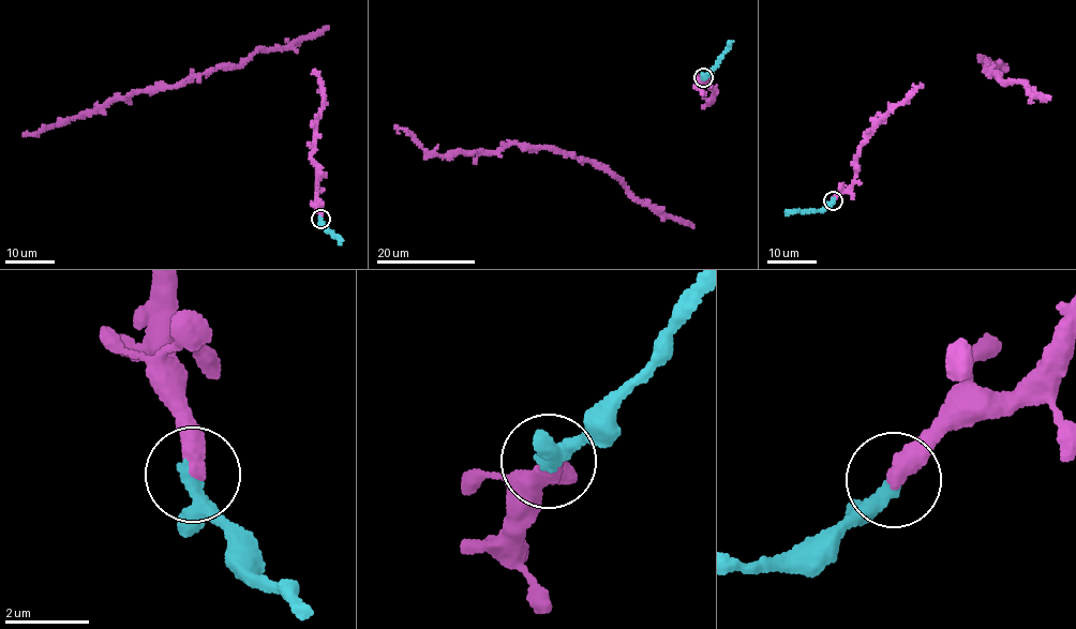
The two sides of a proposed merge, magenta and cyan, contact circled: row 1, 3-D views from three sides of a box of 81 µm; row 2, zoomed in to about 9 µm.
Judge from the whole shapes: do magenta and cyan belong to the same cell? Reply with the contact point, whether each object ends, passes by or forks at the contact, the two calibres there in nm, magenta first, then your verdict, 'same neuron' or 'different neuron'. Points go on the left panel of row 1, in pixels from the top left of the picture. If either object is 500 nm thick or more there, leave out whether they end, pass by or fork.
at (320, 219); magenta ends there; cyan ends there; 440 nm thick on the magenta side, 380 nm on the other; same neuron

